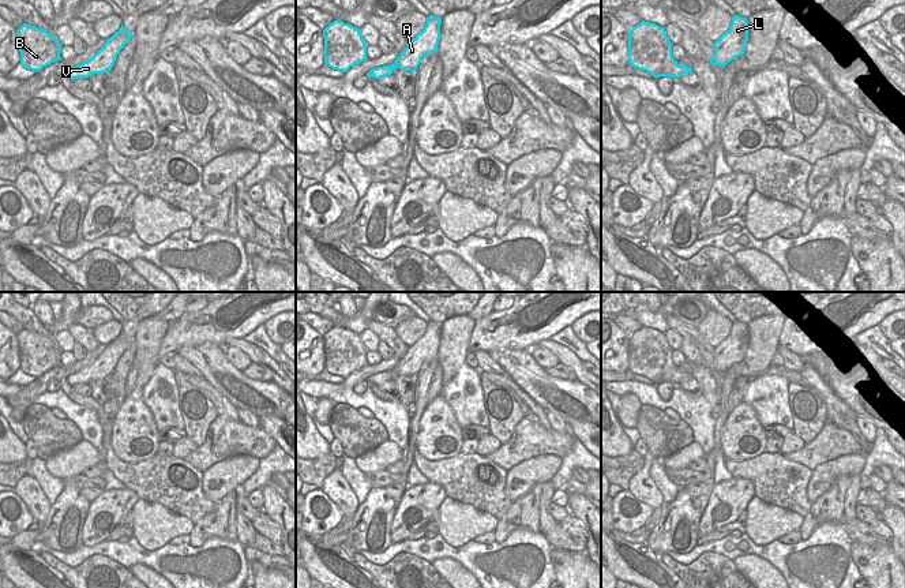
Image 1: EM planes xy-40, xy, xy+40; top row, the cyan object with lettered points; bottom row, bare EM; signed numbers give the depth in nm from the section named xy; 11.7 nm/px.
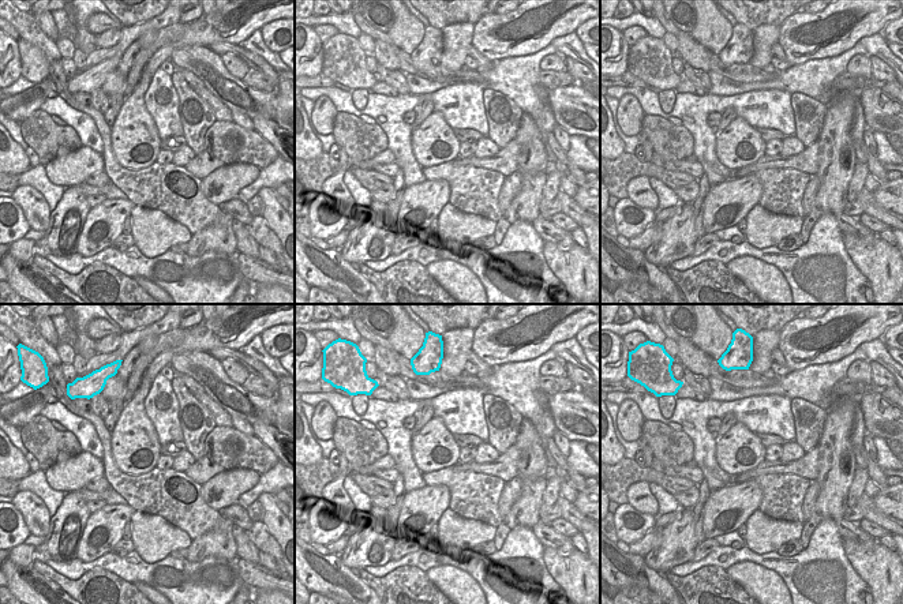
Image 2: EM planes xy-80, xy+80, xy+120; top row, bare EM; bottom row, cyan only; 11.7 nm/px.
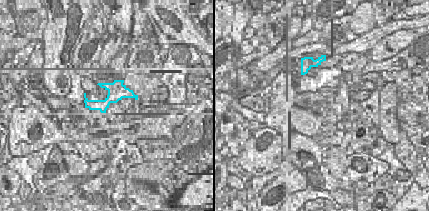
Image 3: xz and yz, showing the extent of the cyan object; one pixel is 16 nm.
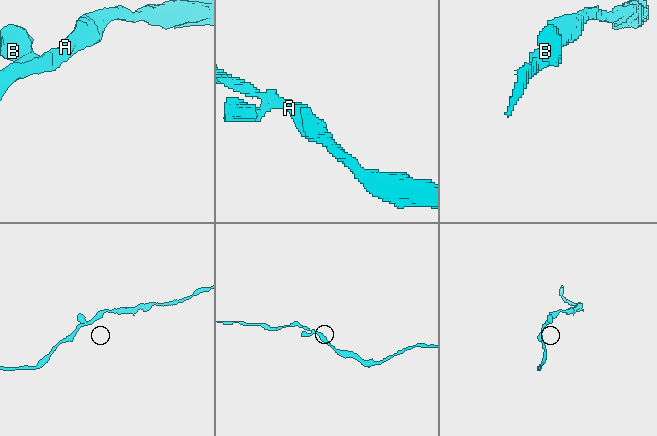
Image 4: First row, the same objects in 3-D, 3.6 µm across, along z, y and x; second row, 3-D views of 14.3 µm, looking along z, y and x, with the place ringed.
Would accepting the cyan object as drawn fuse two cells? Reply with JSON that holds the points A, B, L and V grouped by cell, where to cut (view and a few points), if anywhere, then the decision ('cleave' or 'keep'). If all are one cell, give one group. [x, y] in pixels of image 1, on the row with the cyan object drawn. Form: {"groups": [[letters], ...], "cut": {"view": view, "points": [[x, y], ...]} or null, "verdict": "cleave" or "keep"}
{"groups": [["A", "B", "L", "V"]], "cut": null, "verdict": "keep"}

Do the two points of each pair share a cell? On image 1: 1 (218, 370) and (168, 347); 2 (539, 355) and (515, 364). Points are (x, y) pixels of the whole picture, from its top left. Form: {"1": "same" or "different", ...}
{"1": "different", "2": "different"}

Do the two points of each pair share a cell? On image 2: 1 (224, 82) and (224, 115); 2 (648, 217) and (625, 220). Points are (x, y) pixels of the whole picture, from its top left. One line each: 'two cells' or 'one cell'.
1: two cells
2: one cell

